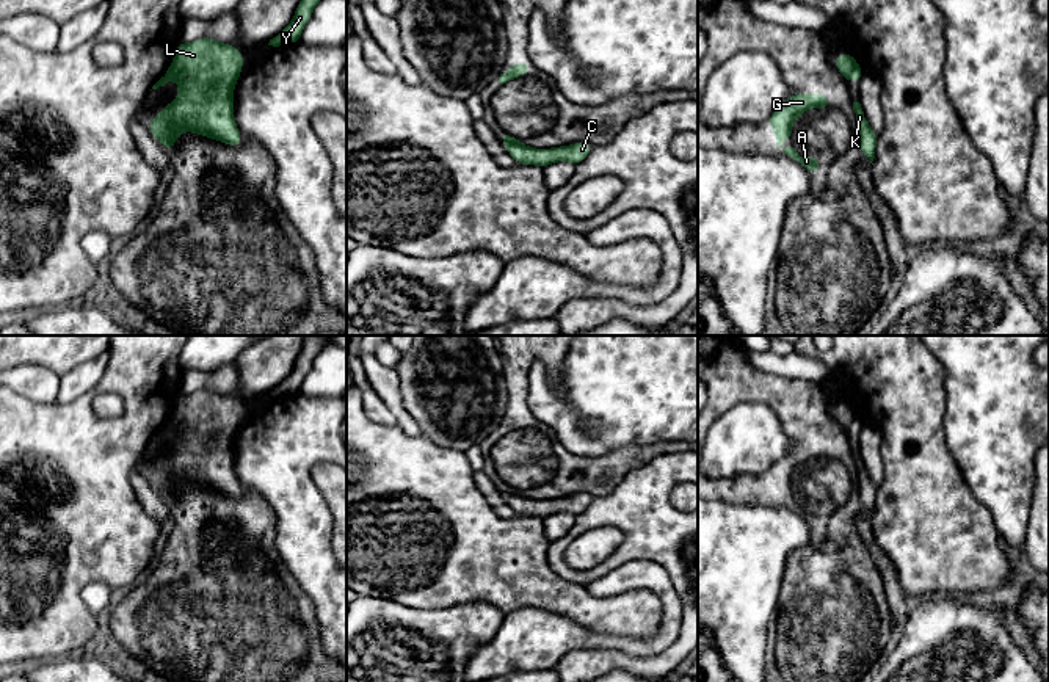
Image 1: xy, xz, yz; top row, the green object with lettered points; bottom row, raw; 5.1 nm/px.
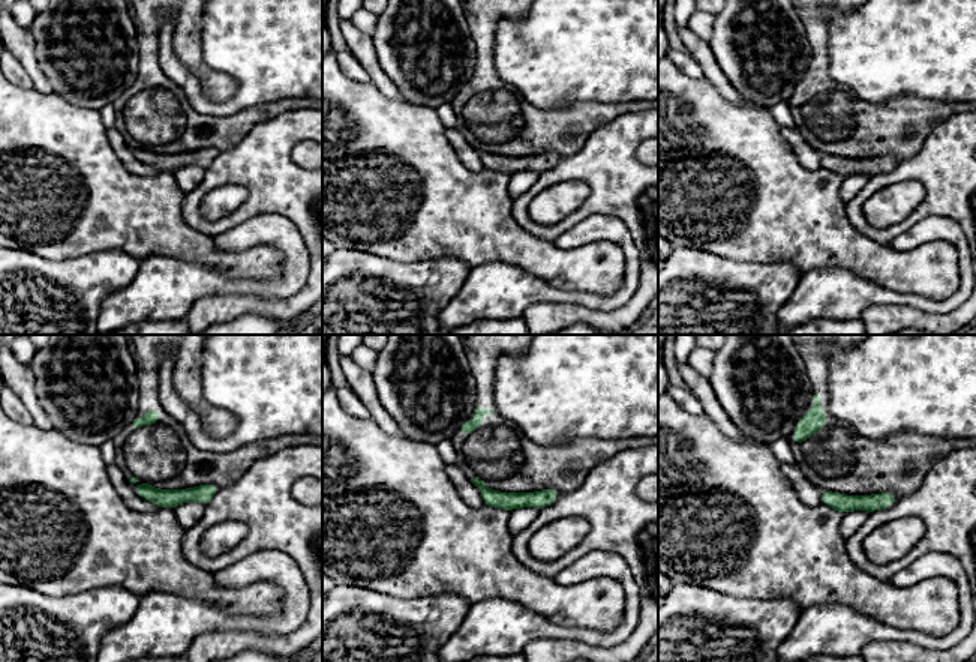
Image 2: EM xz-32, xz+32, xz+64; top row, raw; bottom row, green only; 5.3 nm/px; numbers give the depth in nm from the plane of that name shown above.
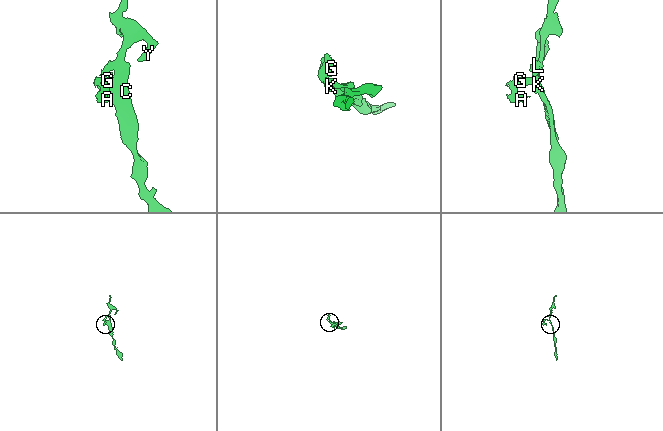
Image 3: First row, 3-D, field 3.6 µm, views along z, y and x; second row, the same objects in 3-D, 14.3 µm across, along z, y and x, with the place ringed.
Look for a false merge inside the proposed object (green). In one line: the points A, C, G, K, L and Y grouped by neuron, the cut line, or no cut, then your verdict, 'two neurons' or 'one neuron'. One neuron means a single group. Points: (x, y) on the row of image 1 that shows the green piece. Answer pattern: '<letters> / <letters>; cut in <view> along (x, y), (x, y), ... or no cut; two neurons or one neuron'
A G / C K L Y; cut in xz along (504, 141), (516, 141), (519, 145); two neurons

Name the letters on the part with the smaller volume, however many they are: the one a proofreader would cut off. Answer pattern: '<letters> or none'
A, G

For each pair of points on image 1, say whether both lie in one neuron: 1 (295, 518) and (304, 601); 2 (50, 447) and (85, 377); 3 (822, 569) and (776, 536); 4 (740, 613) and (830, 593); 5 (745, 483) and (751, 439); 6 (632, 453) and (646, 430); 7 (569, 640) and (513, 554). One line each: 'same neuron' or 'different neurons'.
1: different neurons
2: different neurons
3: different neurons
4: different neurons
5: different neurons
6: different neurons
7: different neurons

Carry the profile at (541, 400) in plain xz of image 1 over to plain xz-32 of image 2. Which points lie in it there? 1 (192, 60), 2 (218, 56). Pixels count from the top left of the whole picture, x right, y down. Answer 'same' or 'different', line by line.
1: different
2: same

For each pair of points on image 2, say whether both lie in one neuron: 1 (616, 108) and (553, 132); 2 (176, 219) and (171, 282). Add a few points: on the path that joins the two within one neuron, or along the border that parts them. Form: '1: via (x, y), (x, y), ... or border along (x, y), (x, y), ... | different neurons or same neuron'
1: via (601, 113), (579, 119), (568, 128) | same neuron
2: border along (138, 261), (165, 254), (200, 260), (207, 266) | different neurons

